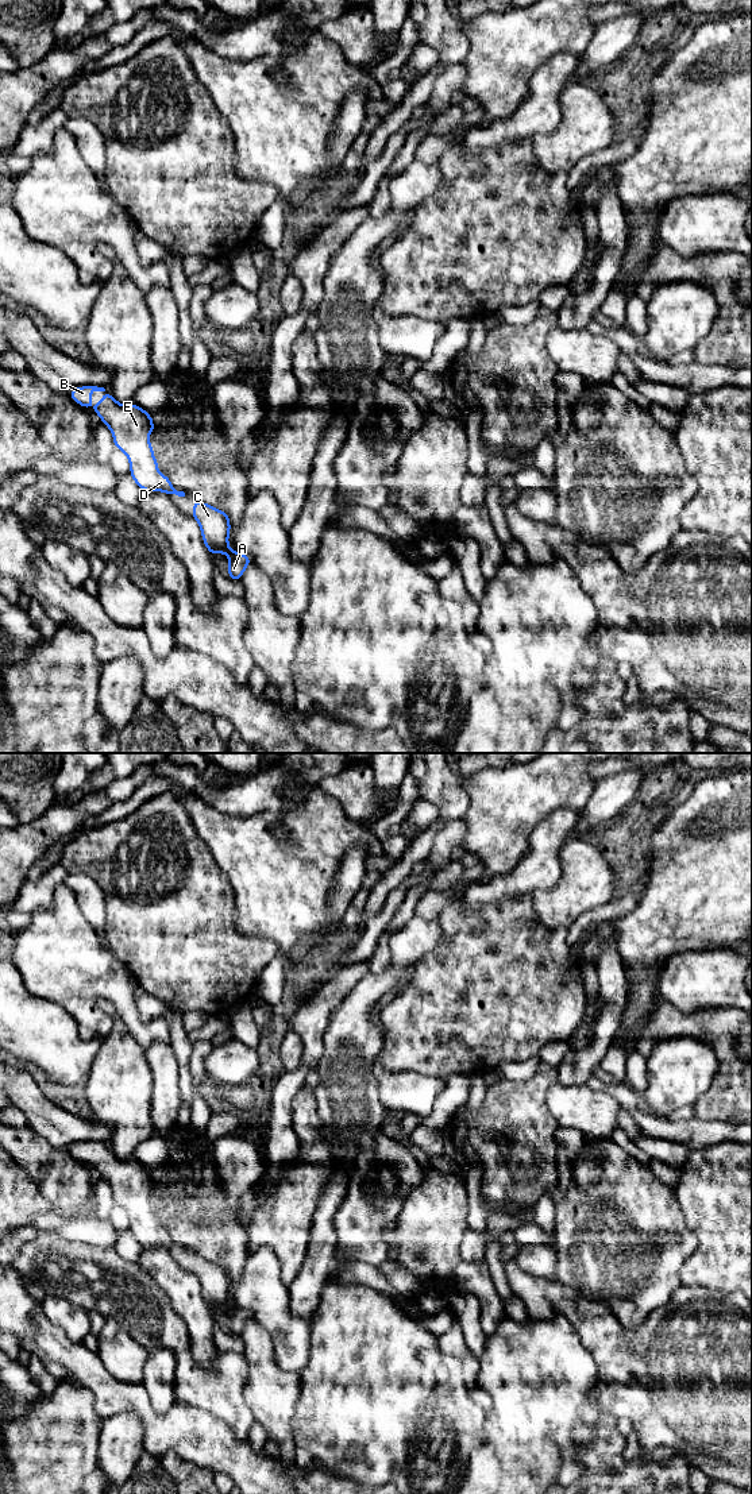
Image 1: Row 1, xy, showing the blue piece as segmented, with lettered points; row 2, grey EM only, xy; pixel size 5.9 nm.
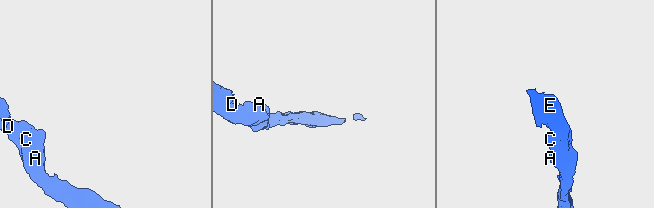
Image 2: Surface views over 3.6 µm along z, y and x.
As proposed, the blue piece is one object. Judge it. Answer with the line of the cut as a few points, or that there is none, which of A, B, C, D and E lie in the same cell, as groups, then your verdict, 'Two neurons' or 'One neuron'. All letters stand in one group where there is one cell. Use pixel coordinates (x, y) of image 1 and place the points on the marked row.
No split. Groups: A B C D E. One neuron

